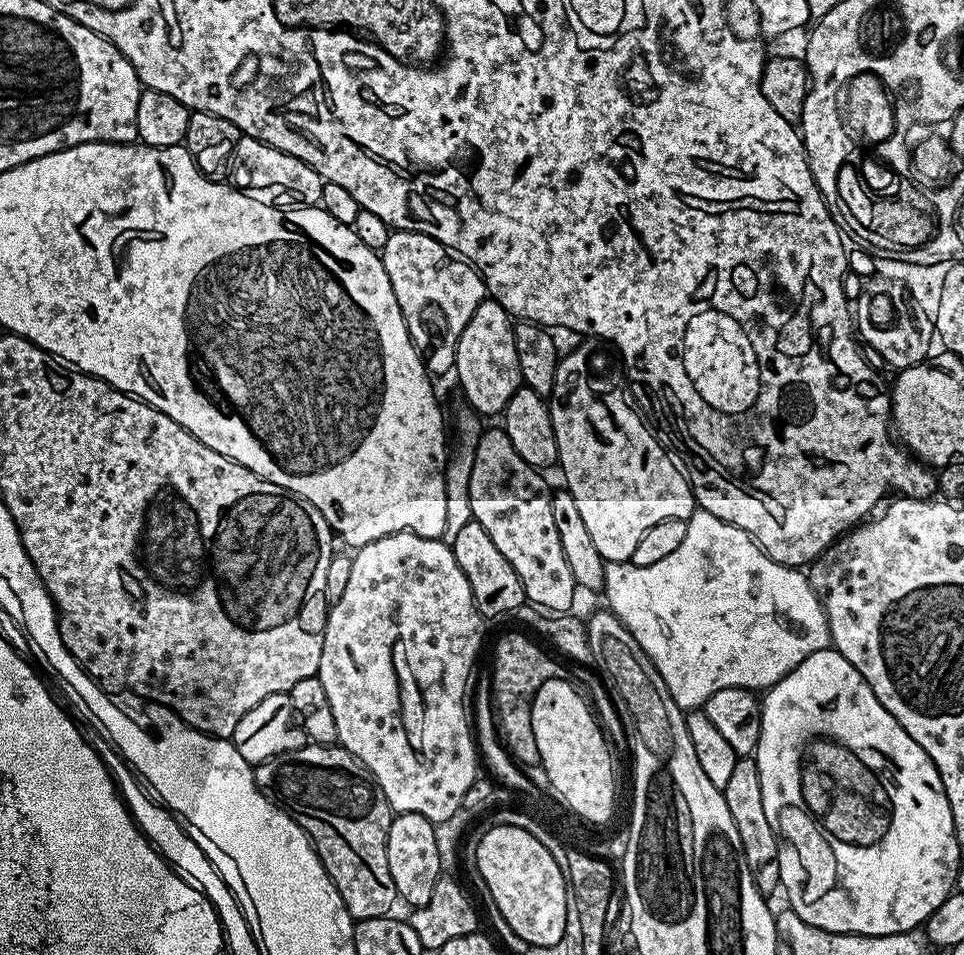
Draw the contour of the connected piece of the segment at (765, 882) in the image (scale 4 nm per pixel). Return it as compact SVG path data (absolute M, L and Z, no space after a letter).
M752 756L737 759L730 779L726 781L722 791L726 798L726 807L730 809L730 818L734 818L738 826L738 838L742 838L742 850L756 880L756 888L765 894L777 891L780 888L780 867L776 861L778 841L766 818L766 809L762 806L762 778L758 778L758 766Z

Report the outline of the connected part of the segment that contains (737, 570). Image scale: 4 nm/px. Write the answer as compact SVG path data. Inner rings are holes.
M697 510L683 525L682 544L678 550L674 550L660 562L656 562L652 566L636 566L631 562L605 563L602 595L608 599L607 607L611 612L622 621L626 630L630 630L630 634L634 634L634 642L638 642L638 646L642 646L642 650L646 650L650 662L654 662L658 674L662 674L662 682L666 682L666 690L670 690L670 694L679 708L700 710L710 698L710 694L718 694L718 690L727 688L767 690L772 688L783 676L790 674L802 661L810 658L810 654L829 647L832 634L828 625L828 615L824 612L821 597L812 587L811 579L805 573L803 576L802 573L800 568L791 568L785 564L774 562L764 553L764 549L752 539L752 536L746 534L746 530L738 530L738 526L734 526L730 522L722 522L722 518L714 518L714 514Z

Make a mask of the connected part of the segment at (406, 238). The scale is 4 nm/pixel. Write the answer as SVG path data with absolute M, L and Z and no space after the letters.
M389 231L382 259L394 298L398 298L402 318L425 368L436 378L447 372L449 375L456 366L458 338L462 338L462 330L466 330L474 310L486 299L480 273L451 248L421 232Z

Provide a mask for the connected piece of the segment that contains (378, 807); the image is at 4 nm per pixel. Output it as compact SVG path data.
M309 742L303 748L255 765L254 771L257 790L294 822L298 822L312 841L326 874L330 874L330 882L338 886L342 907L350 910L353 921L389 915L392 907L398 904L394 878L390 878L390 862L386 862L386 842L394 813L364 765L336 744Z

